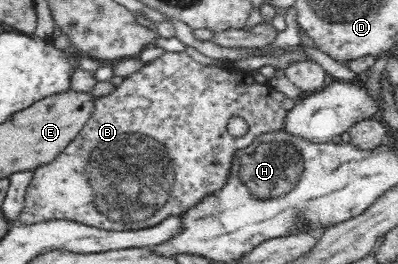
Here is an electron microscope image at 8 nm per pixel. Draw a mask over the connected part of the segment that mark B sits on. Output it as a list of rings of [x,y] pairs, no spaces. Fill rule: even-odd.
[[[166,52],[162,57],[157,57],[152,62],[146,63],[139,73],[134,73],[124,79],[114,93],[98,98],[96,111],[92,113],[92,117],[85,123],[78,136],[56,156],[56,159],[35,169],[26,190],[25,205],[19,214],[18,223],[30,225],[46,221],[69,220],[106,231],[136,231],[158,225],[164,219],[170,218],[170,215],[184,214],[198,205],[205,197],[221,190],[227,184],[233,166],[233,157],[238,151],[252,145],[260,135],[268,135],[282,130],[288,111],[293,109],[294,105],[296,105],[296,101],[279,93],[276,89],[272,89],[268,84],[256,83],[256,79],[244,70],[229,70],[215,65],[202,64],[192,59],[186,52]],[[233,116],[244,117],[248,121],[250,131],[246,137],[234,139],[226,130],[229,118]]]

